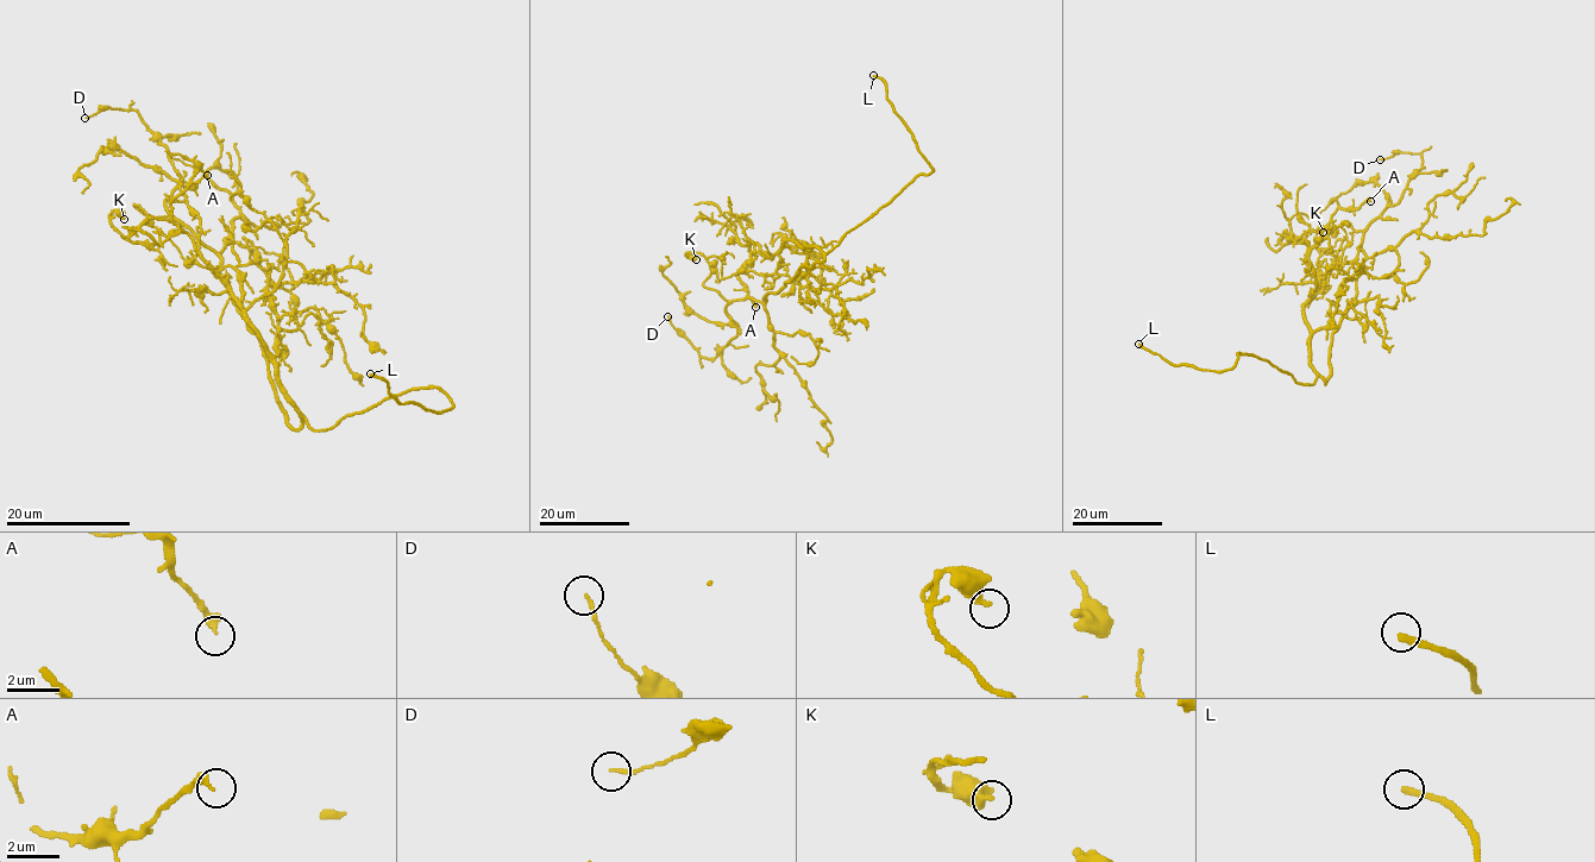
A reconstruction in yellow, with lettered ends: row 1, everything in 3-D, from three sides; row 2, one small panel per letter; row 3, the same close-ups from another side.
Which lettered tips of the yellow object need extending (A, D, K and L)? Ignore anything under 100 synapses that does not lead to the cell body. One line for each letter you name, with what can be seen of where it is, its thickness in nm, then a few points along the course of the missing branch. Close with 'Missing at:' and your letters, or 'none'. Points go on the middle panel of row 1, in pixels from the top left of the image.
L: (873, 75) | 240 nm | (873, 75), (859, 67), (837, 70), (818, 52), (807, 33)
Missing at: L

